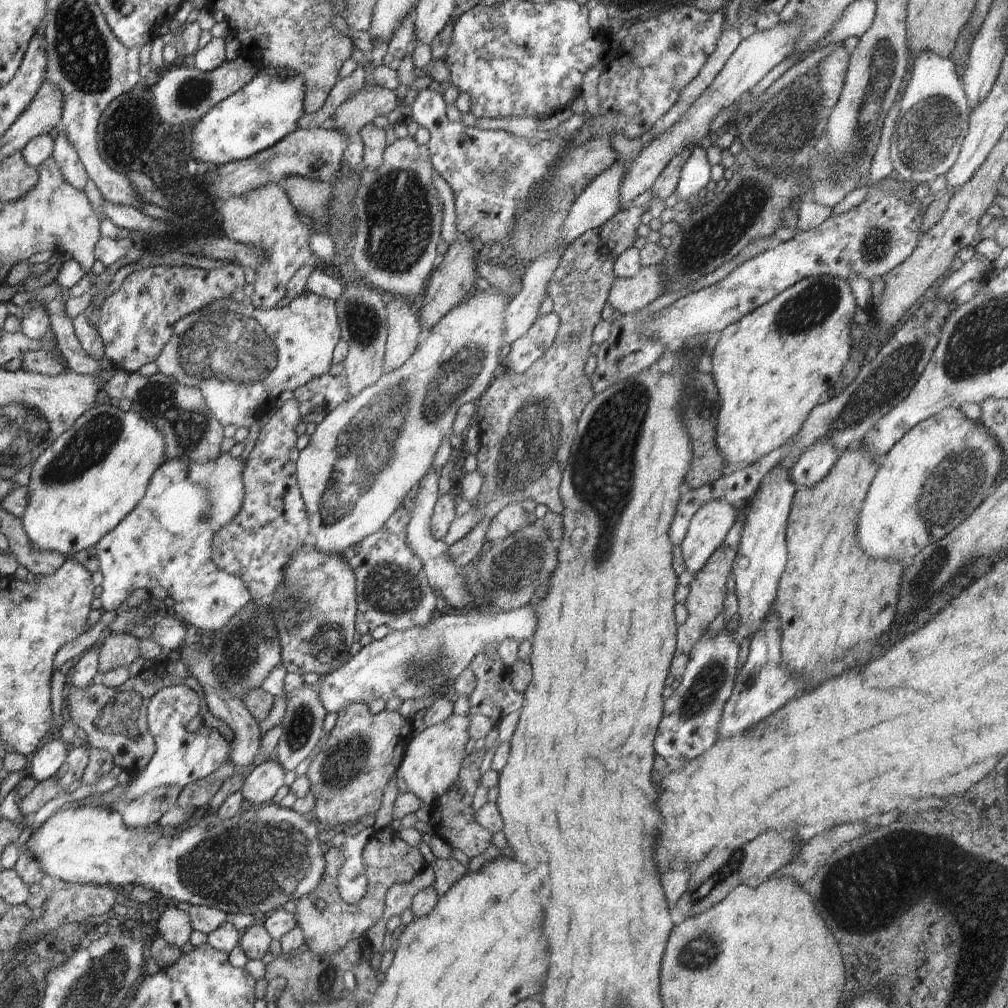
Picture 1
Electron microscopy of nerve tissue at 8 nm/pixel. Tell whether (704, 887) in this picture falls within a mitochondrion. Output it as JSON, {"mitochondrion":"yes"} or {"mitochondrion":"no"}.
{"mitochondrion":"yes"}

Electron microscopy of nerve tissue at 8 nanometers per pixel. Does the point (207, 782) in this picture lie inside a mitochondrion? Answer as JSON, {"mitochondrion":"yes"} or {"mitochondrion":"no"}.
{"mitochondrion":"no"}

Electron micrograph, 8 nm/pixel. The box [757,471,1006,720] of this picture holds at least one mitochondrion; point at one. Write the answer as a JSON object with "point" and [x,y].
{"point":[923,582]}

